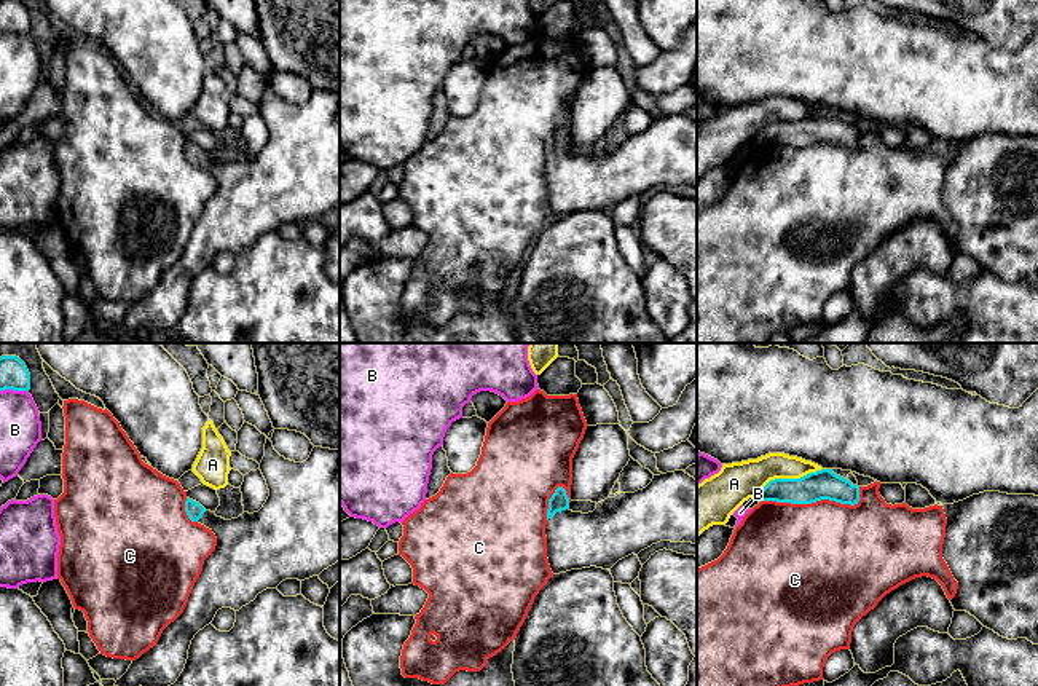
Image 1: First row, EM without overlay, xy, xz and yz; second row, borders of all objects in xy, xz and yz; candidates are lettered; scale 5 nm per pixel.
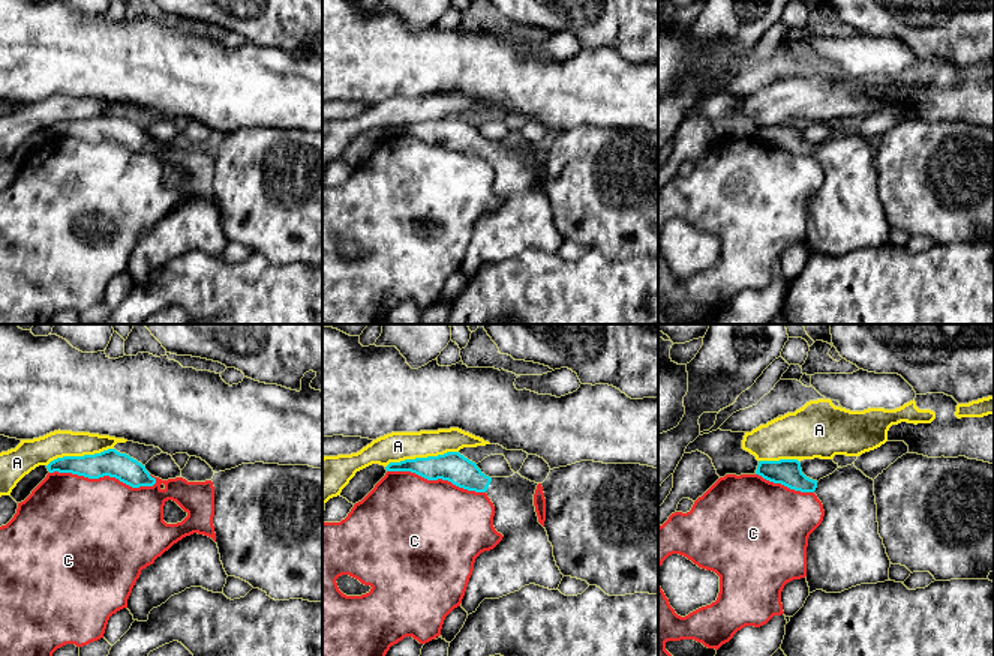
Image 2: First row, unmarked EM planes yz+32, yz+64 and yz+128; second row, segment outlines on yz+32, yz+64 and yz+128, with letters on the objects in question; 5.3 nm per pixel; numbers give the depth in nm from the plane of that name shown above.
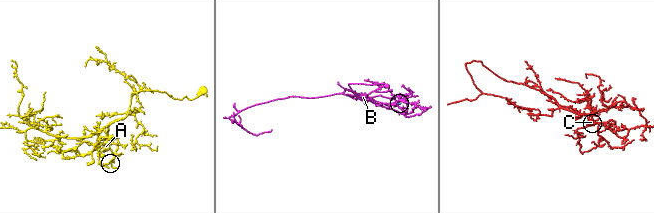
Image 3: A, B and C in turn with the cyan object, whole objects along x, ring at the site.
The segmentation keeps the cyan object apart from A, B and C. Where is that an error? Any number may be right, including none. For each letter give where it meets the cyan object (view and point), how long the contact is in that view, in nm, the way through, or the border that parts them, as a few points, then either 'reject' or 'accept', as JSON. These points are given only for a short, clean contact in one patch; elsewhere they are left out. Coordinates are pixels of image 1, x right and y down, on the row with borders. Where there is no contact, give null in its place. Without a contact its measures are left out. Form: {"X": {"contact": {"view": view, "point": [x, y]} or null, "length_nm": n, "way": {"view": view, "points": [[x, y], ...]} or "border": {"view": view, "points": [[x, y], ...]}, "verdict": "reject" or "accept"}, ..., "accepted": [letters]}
{"A": {"contact": {"view": "yz", "point": [788, 479]}, "length_nm": 360, "border": {"view": "yz", "points": [[821, 468], [799, 477], [775, 477], [756, 496]]}, "verdict": "reject"}, "B": {"contact": {"view": "xy", "point": [13, 390]}, "length_nm": 140, "verdict": "reject"}, "C": {"contact": {"view": "yz", "point": [815, 501]}, "length_nm": 500, "verdict": "reject"}, "accepted": []}

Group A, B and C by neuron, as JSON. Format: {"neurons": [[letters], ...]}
{"neurons": [["A"], ["B"], ["C"]]}

